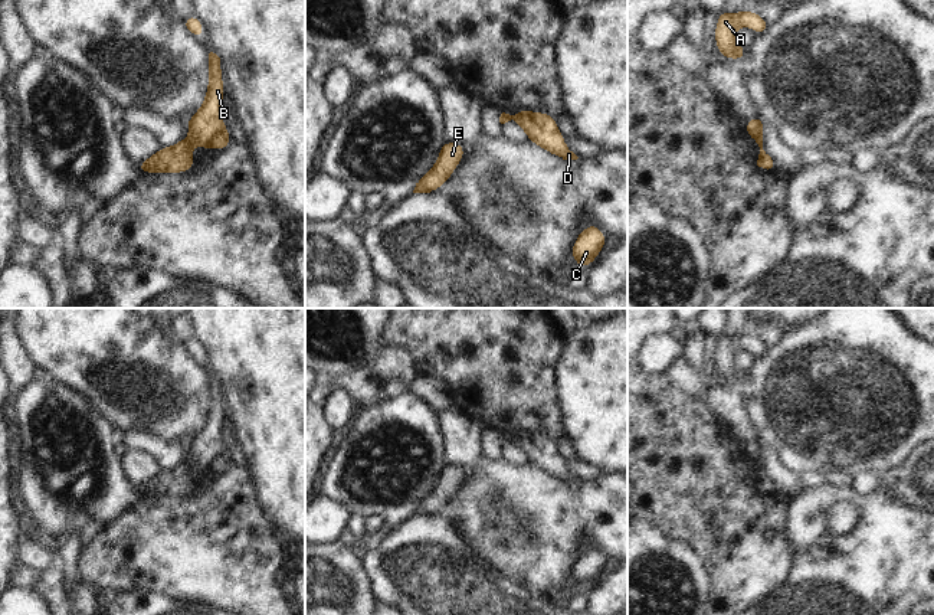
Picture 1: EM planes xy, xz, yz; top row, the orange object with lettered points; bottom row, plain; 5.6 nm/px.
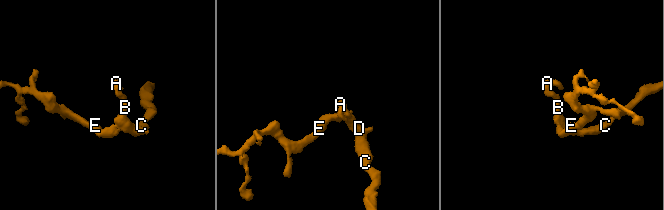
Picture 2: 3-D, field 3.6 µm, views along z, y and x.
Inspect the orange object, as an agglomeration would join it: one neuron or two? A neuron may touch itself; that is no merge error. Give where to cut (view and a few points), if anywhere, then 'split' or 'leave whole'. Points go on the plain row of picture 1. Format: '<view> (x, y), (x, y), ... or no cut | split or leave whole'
xy (189, 461), (193, 467) | split

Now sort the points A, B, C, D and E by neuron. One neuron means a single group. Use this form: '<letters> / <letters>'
A B C D / E

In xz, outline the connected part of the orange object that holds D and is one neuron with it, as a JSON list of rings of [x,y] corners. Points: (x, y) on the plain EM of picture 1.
[[[522,432],[514,436],[514,444],[527,457],[528,462],[563,482],[579,480],[566,468],[564,458],[558,454],[556,441],[545,435]]]

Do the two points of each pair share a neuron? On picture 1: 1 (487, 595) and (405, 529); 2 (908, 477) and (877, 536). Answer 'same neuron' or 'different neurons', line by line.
1: same neuron
2: different neurons

